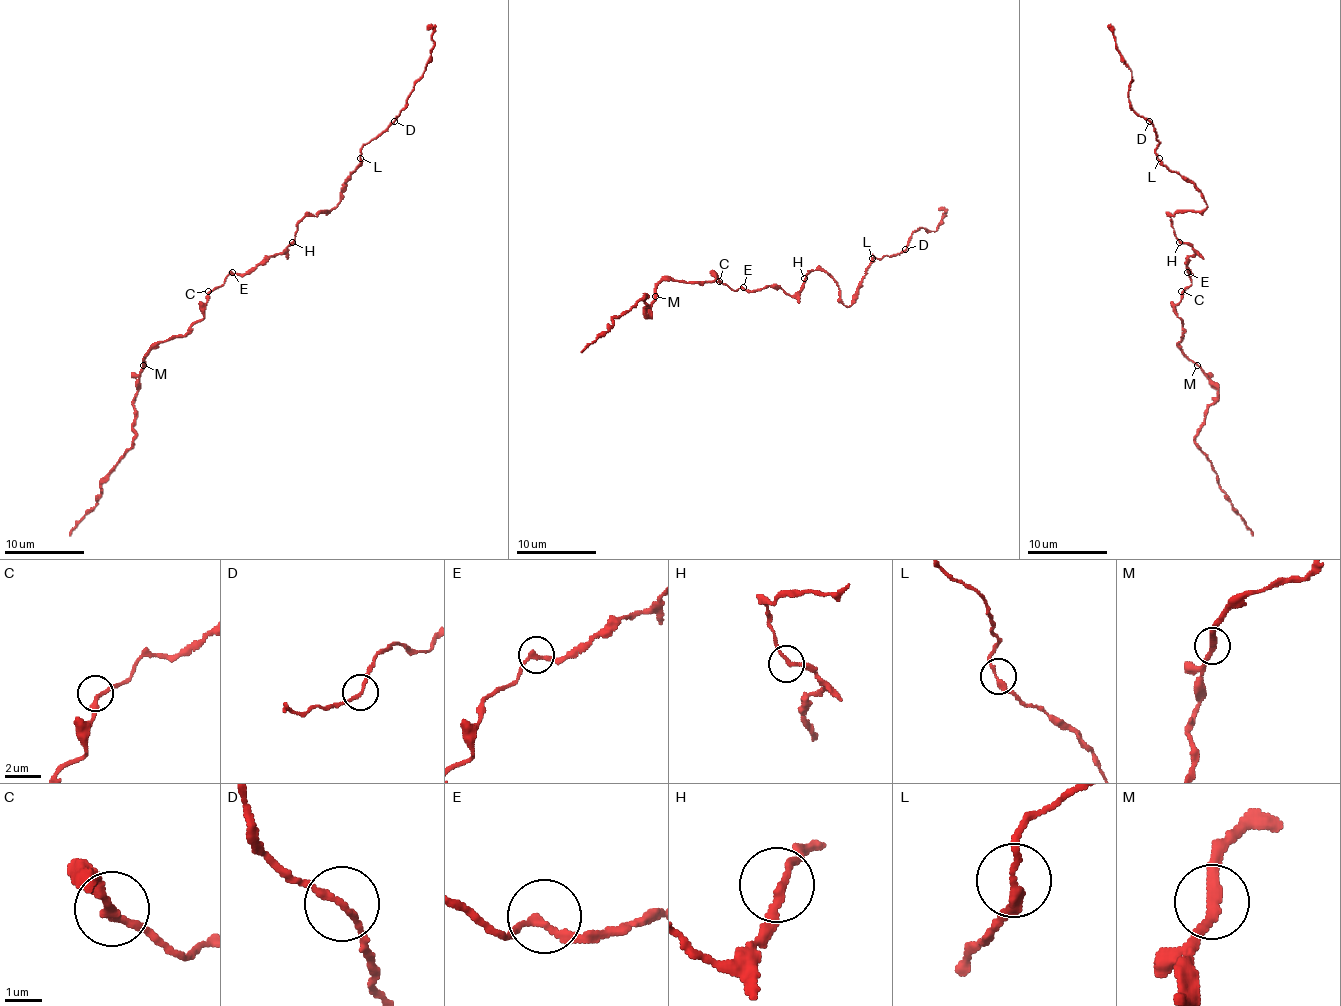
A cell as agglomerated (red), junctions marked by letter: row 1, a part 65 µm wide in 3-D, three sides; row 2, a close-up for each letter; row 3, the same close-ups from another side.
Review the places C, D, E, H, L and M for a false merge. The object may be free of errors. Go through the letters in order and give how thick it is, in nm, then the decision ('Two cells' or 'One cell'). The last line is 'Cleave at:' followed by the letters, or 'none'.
C: Thickness 240 nm. One cell
D: Thickness 160 nm. One cell
E: Thickness 200 nm. One cell
H: Thickness 200 nm. One cell
L: Thickness 220 nm. One cell
M: Thickness 200 nm. One cell
Cleave at: none

